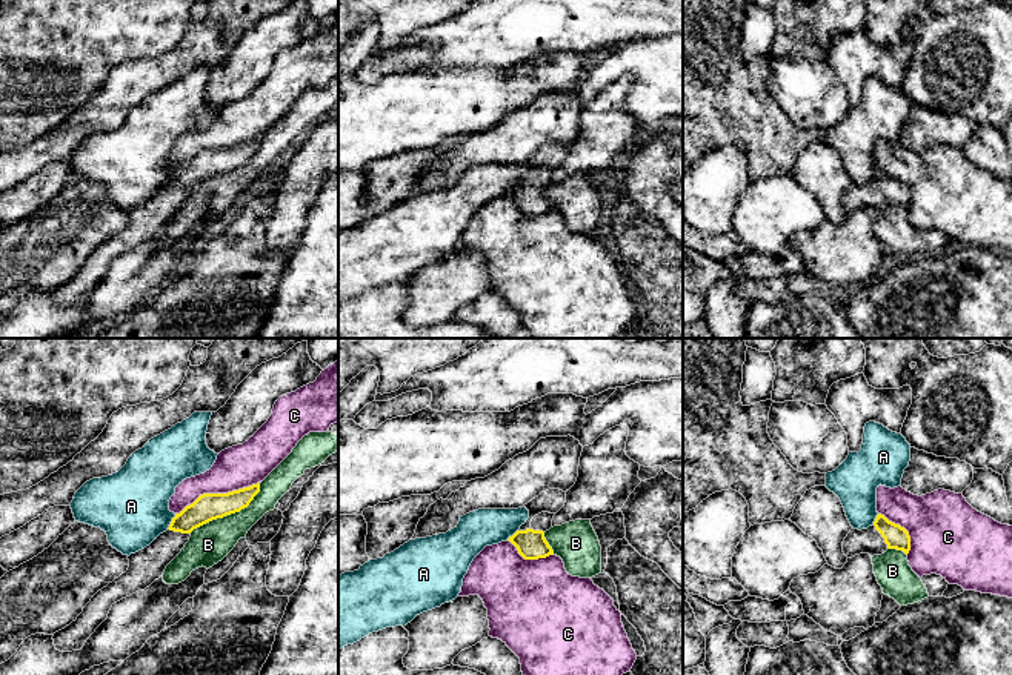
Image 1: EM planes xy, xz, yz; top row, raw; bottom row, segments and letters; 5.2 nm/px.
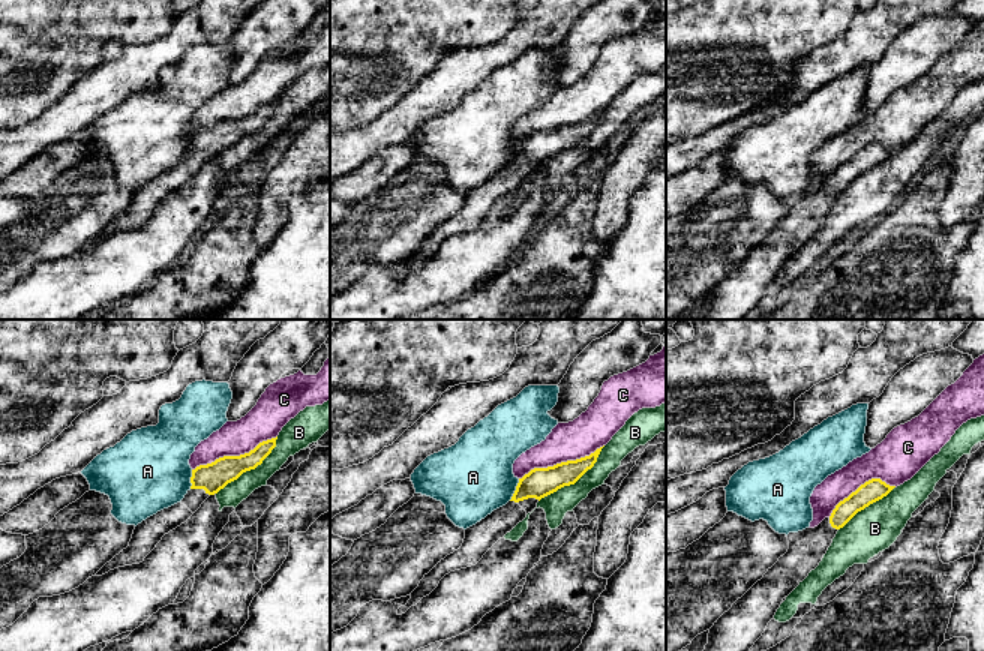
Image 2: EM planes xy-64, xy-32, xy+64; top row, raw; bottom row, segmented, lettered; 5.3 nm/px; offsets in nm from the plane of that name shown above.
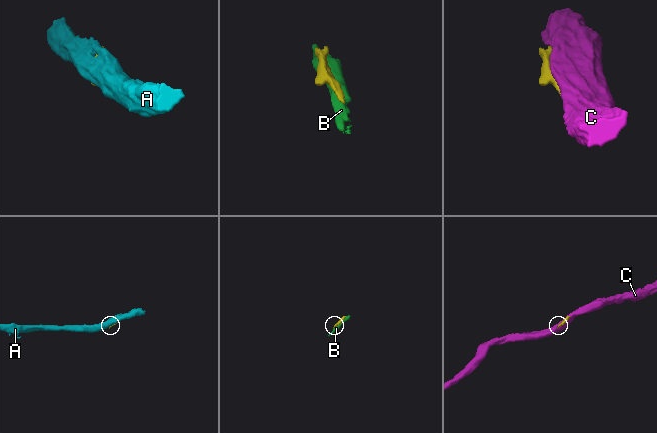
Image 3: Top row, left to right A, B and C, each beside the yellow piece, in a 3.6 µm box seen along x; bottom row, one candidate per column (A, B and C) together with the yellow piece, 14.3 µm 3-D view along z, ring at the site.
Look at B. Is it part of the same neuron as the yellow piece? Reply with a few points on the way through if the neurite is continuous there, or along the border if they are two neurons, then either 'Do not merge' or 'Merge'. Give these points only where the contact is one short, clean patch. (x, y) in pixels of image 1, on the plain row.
Do not merge

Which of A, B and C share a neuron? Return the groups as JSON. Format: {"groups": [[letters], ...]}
{"groups": [["A"], ["B"], ["C"]]}

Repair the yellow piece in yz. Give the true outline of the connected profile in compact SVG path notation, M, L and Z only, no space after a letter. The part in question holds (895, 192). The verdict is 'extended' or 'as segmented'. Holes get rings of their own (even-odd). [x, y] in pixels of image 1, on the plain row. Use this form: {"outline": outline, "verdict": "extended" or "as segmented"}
{"outline": "M878 169L874 180L867 185L851 185L843 197L843 208L847 214L860 209L881 211L887 204L903 206L906 211L910 206L909 188L889 177L884 171Z", "verdict": "extended"}

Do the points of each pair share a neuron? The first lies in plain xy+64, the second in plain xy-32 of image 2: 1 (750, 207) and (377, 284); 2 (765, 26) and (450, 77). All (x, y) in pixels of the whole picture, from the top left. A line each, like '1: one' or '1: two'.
1: two
2: two

